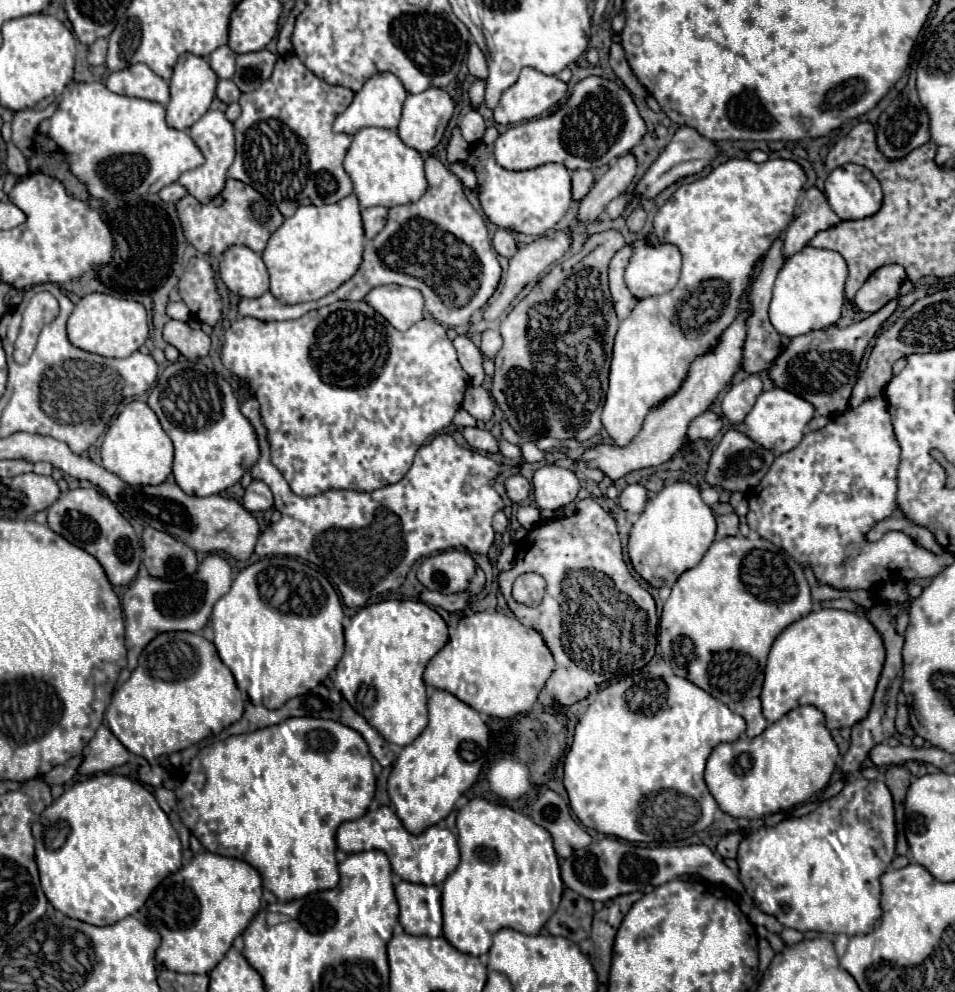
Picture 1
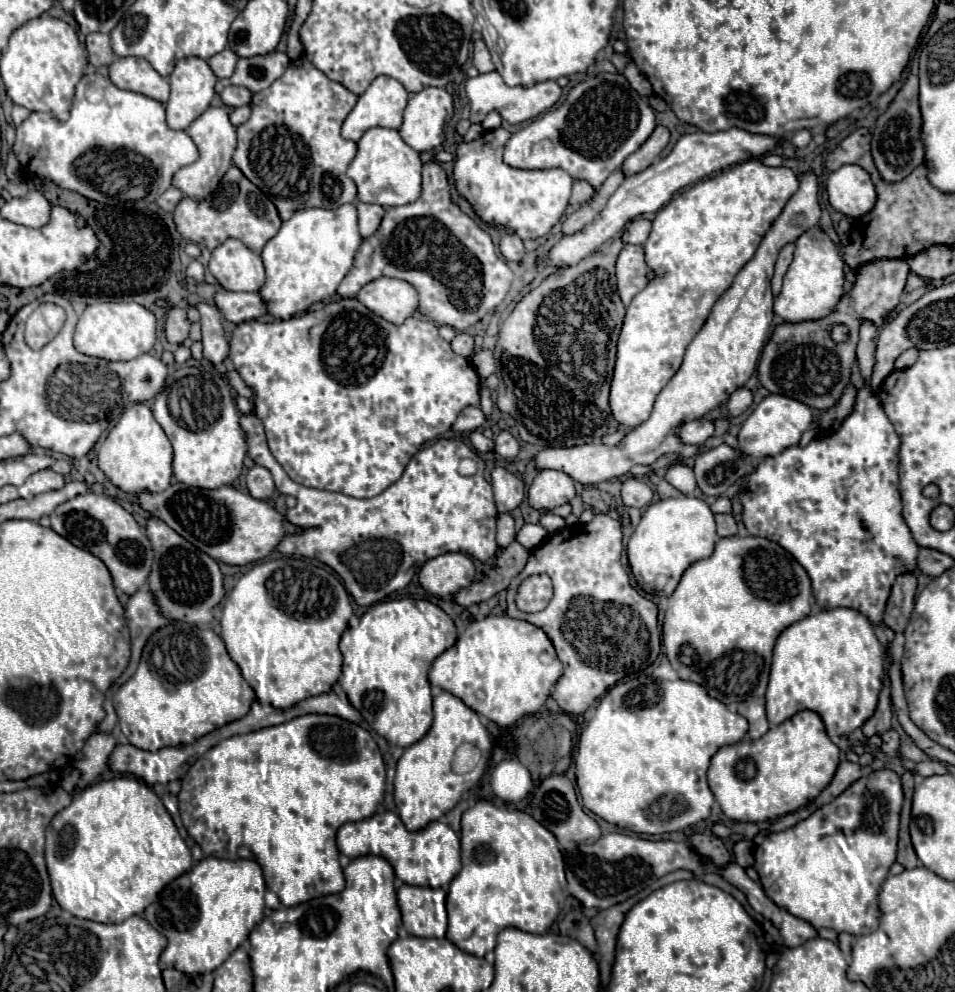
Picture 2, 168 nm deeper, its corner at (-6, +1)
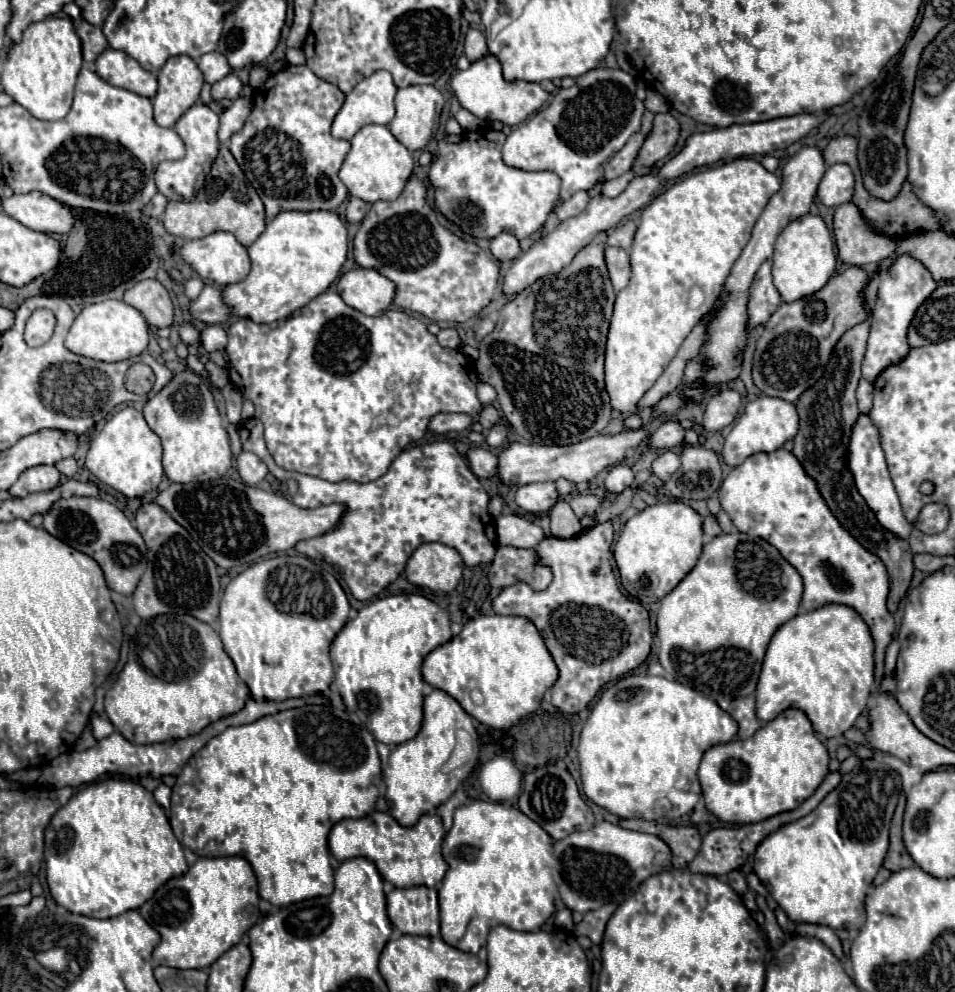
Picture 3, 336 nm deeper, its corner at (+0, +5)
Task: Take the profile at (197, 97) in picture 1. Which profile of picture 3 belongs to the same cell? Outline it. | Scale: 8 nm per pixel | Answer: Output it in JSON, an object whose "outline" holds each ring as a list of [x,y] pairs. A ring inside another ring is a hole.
{"outline":[[[188,55],[166,61],[158,73],[158,93],[152,99],[154,119],[160,127],[174,127],[176,121],[200,101],[204,75]]]}

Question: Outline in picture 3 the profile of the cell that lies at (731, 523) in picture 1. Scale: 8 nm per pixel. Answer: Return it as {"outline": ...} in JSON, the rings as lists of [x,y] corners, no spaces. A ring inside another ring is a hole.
{"outline":[[[714,515],[704,517],[704,533],[706,533],[706,537],[716,537],[716,535],[722,533],[722,529],[720,529],[720,525],[718,525]]]}

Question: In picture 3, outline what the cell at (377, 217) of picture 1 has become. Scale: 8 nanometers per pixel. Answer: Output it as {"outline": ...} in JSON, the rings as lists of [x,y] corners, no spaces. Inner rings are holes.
{"outline":[[[350,197],[348,207],[346,207],[346,221],[348,223],[362,223],[362,219],[368,213],[368,203],[356,197]]]}

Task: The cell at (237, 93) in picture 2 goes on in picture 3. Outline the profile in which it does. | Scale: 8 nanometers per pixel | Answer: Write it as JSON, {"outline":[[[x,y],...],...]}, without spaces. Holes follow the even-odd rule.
{"outline":[[[236,73],[224,77],[222,81],[214,83],[212,85],[212,97],[216,101],[222,101],[222,103],[228,103],[228,101],[234,101],[236,97],[240,97],[242,93],[242,81],[236,77]]]}

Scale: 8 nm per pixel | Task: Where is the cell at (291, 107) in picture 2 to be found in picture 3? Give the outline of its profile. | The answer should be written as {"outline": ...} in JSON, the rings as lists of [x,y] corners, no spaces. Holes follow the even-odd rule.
{"outline":[[[288,65],[270,75],[268,81],[254,91],[252,101],[252,113],[246,119],[244,127],[230,137],[228,149],[238,161],[246,179],[258,191],[266,207],[266,217],[272,219],[280,211],[336,211],[338,205],[348,199],[348,189],[340,181],[338,171],[350,151],[350,143],[344,139],[334,139],[330,127],[344,103],[344,93],[336,85],[318,79],[306,65]]]}

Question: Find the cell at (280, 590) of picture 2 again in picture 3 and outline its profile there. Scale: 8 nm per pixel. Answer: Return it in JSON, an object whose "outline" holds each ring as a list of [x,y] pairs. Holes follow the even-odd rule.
{"outline":[[[278,555],[252,563],[248,569],[238,573],[224,589],[220,601],[220,639],[236,665],[236,673],[238,671],[240,679],[244,681],[238,677],[236,713],[244,707],[249,697],[248,687],[252,699],[256,701],[286,701],[328,690],[334,679],[328,649],[336,633],[348,621],[348,611],[348,597],[338,579],[308,557]]]}

